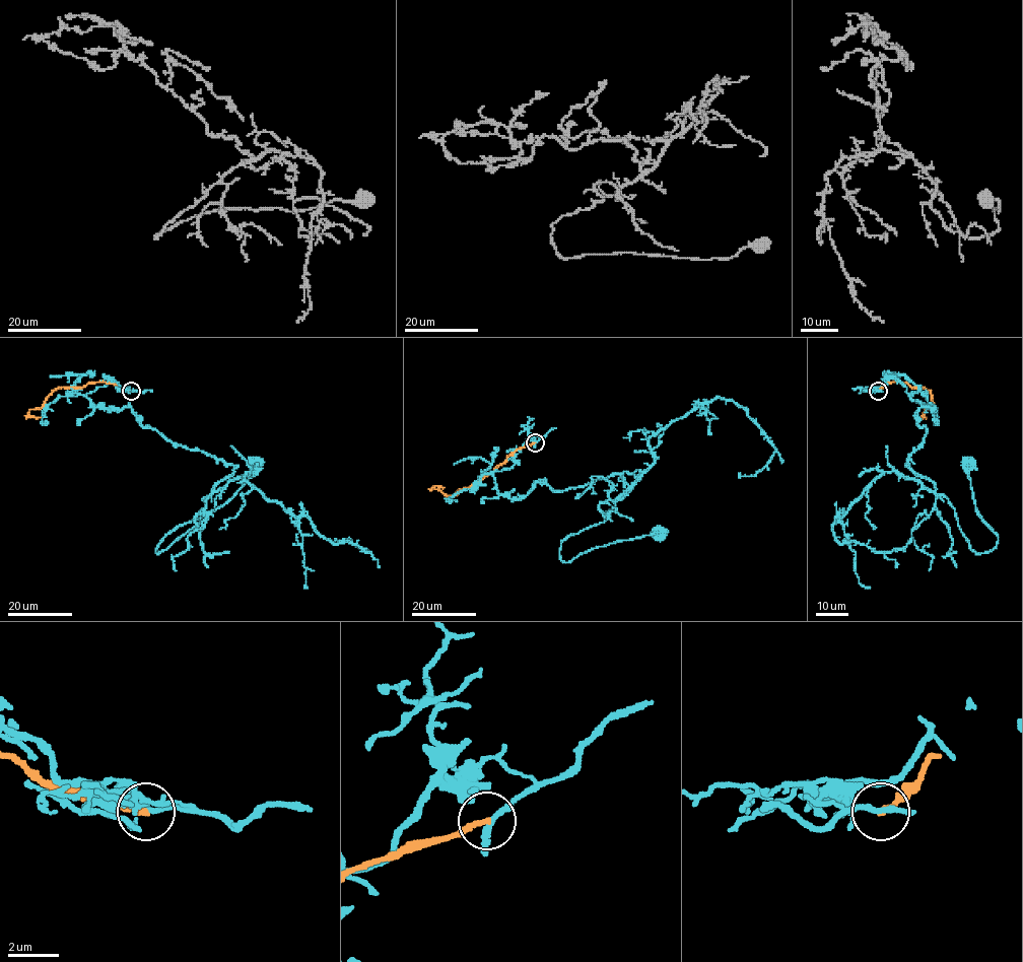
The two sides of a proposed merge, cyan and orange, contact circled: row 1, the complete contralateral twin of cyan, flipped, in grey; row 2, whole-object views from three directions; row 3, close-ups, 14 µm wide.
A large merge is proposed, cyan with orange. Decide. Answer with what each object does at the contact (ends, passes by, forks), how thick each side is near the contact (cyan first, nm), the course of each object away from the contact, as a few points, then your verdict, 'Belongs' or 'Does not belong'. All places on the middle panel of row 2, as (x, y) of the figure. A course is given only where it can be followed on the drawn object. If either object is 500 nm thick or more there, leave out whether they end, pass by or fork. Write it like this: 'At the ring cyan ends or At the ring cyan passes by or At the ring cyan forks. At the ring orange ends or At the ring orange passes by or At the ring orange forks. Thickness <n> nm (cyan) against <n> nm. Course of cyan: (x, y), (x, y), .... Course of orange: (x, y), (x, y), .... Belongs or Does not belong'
At the ring cyan passes by. At the ring orange ends. Thickness 200 nm (cyan) against 220 nm. Course of cyan: (535, 442), (491, 472), (499, 494), (640, 472), (605, 522), (561, 542), (562, 560), (660, 533). Course of orange: (535, 442), (516, 450), (486, 476), (454, 495), (447, 497), (432, 488), (444, 487). Does not belong

